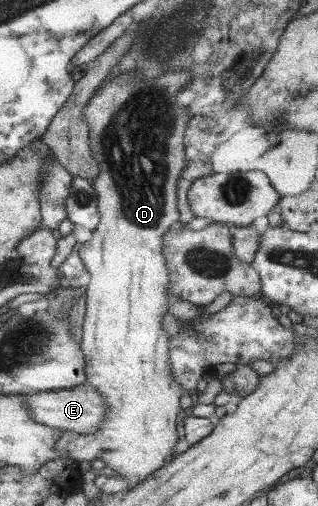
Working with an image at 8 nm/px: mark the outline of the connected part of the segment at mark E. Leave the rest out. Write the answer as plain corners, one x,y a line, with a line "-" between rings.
77,385
72,389
47,390
34,394
23,394
25,407
29,409
35,423
41,423
47,429
70,431
78,434
93,432
105,418
107,405
105,399
87,385

